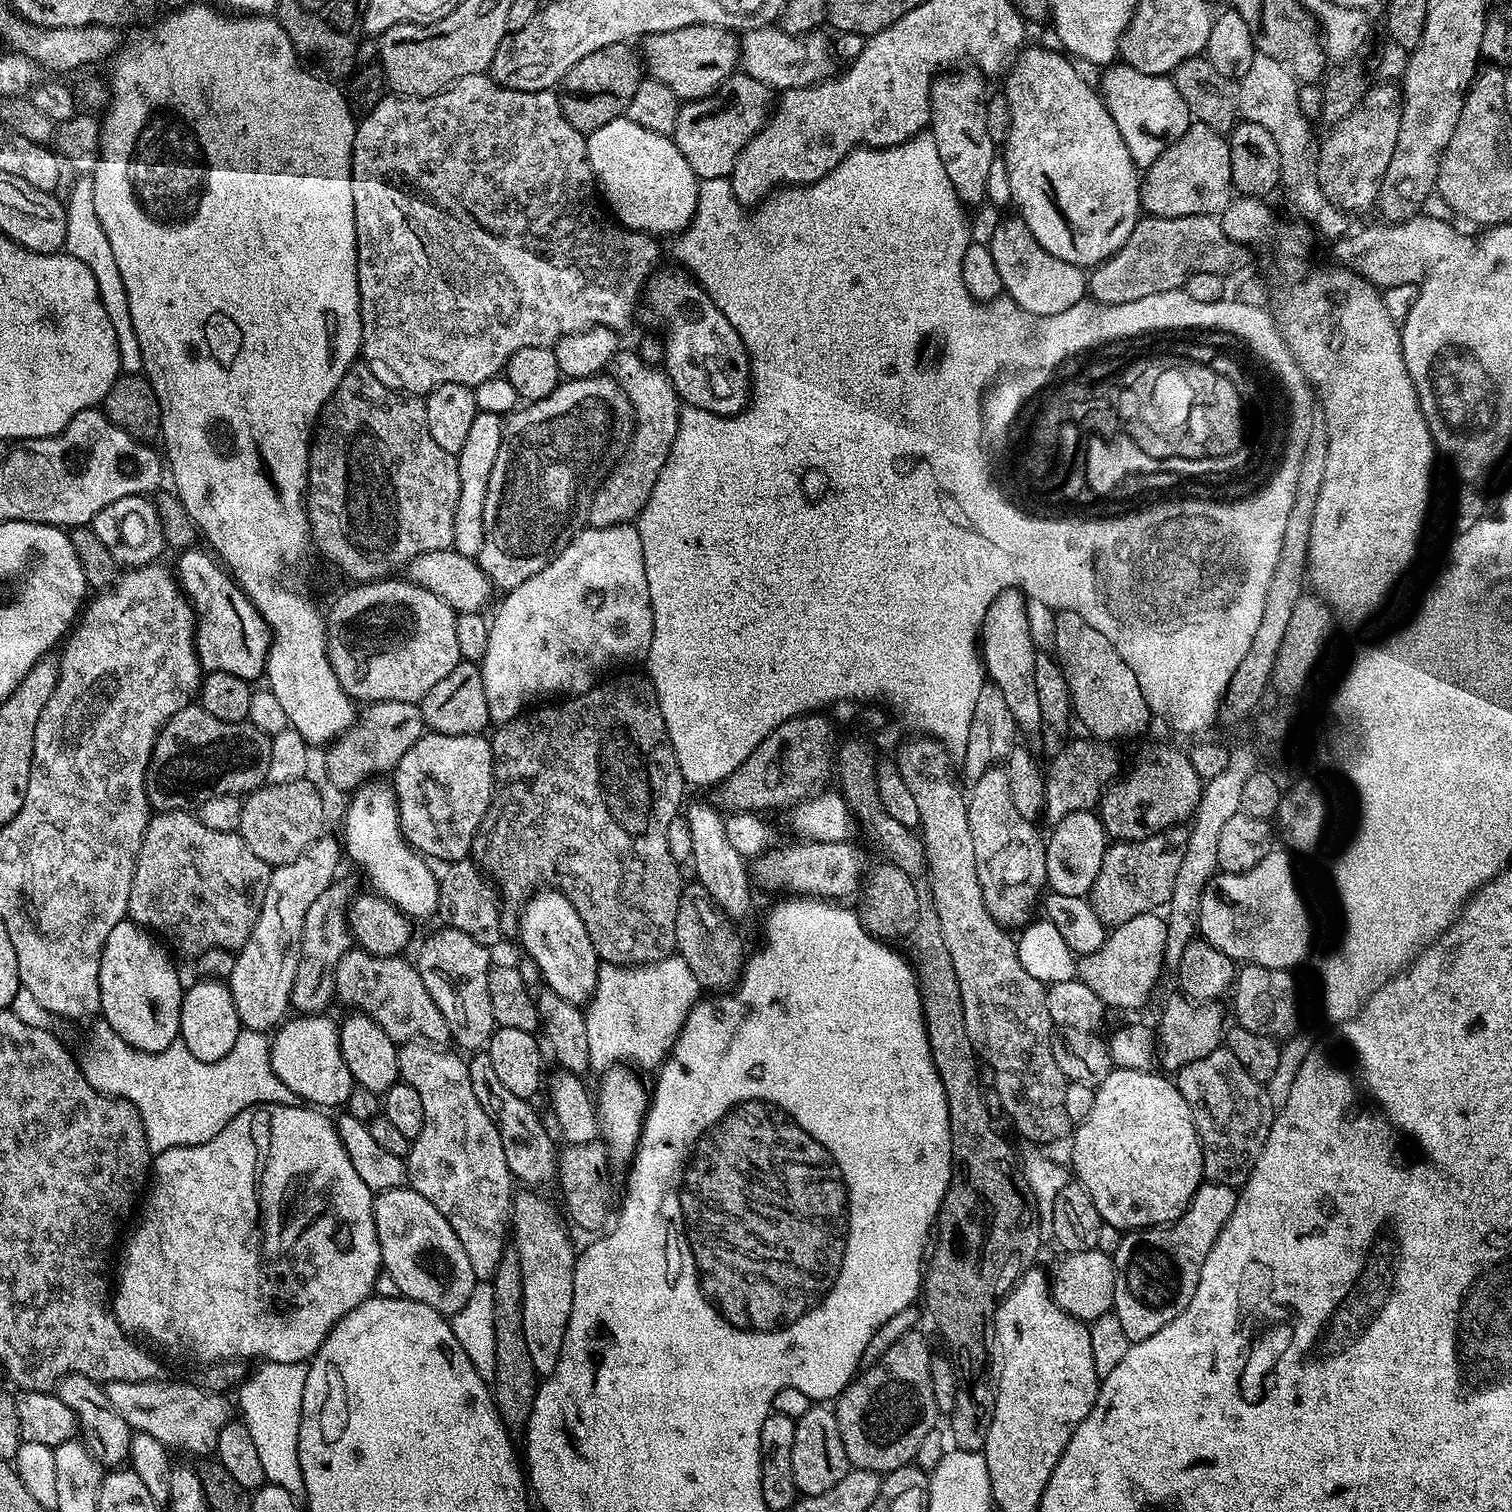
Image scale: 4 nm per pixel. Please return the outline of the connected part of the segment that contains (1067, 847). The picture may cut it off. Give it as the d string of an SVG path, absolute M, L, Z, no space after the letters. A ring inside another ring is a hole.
M1092 810L1075 811L1060 820L1052 832L1045 843L1047 887L1064 896L1089 895L1108 847L1108 835L1099 815Z

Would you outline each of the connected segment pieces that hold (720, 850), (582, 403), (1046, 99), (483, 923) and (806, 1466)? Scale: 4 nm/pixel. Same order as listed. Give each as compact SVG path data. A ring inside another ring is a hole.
M711 803L690 804L687 805L689 808L686 808L686 815L692 843L690 867L696 871L695 879L707 890L710 898L714 898L714 902L728 915L729 920L740 922L752 908L752 892L754 893L745 857L740 856L738 850L734 850L728 837L725 817L718 808Z
M608 374L581 380L565 379L546 398L525 403L515 412L507 413L502 442L486 482L486 502L482 506L484 545L478 563L493 589L511 590L522 586L526 578L534 578L538 570L545 568L549 560L571 542L574 529L585 523L592 493L623 456L633 427L632 403L622 386Z
M1025 47L1011 61L1003 77L1002 91L1010 106L1010 124L1002 141L1002 159L1006 174L1010 174L1012 204L1020 211L1019 219L1034 234L1038 246L1054 254L1054 258L1062 258L1062 262L1095 266L1124 245L1130 230L1141 219L1141 177L1099 91L1084 81L1083 74L1063 51L1055 51Z
M471 859L453 860L445 868L448 869L445 870L444 876L442 872L439 877L440 889L436 903L439 919L444 919L441 921L449 928L462 930L462 934L474 938L474 942L484 948L495 949L495 944L502 940L497 889Z
M816 1402L795 1422L792 1469L796 1491L801 1497L826 1494L830 1486L838 1486L838 1482L842 1482L844 1475L850 1471L846 1446L842 1446L842 1434L838 1430L835 1411Z

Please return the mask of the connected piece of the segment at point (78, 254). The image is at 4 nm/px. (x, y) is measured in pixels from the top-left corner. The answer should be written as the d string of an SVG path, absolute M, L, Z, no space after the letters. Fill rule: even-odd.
M80 178L66 199L68 222L66 224L67 241L97 240L97 244L72 244L66 248L67 255L78 258L78 262L86 262L90 266L90 274L94 274L94 282L98 282L98 292L102 298L102 306L106 306L106 314L110 318L110 326L114 326L114 334L118 338L118 358L121 373L139 376L144 371L142 362L142 346L138 346L138 334L134 334L134 321L130 319L130 302L126 302L126 286L122 282L122 274L118 274L118 262L114 262L114 250L103 243L106 230L102 230L102 222L98 222L98 210L94 208L94 183L91 179Z

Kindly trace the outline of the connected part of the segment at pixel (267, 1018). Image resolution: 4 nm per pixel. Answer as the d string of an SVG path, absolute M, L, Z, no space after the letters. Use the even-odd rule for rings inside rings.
M321 835L302 855L294 858L294 862L273 867L258 922L254 922L250 938L236 952L234 974L230 974L226 983L234 998L234 1010L238 1010L238 1018L244 1028L267 1033L268 1028L275 1029L289 1015L306 910L310 910L314 898L318 898L318 894L337 879L336 867L340 864L340 856L342 860L341 841L328 835Z

